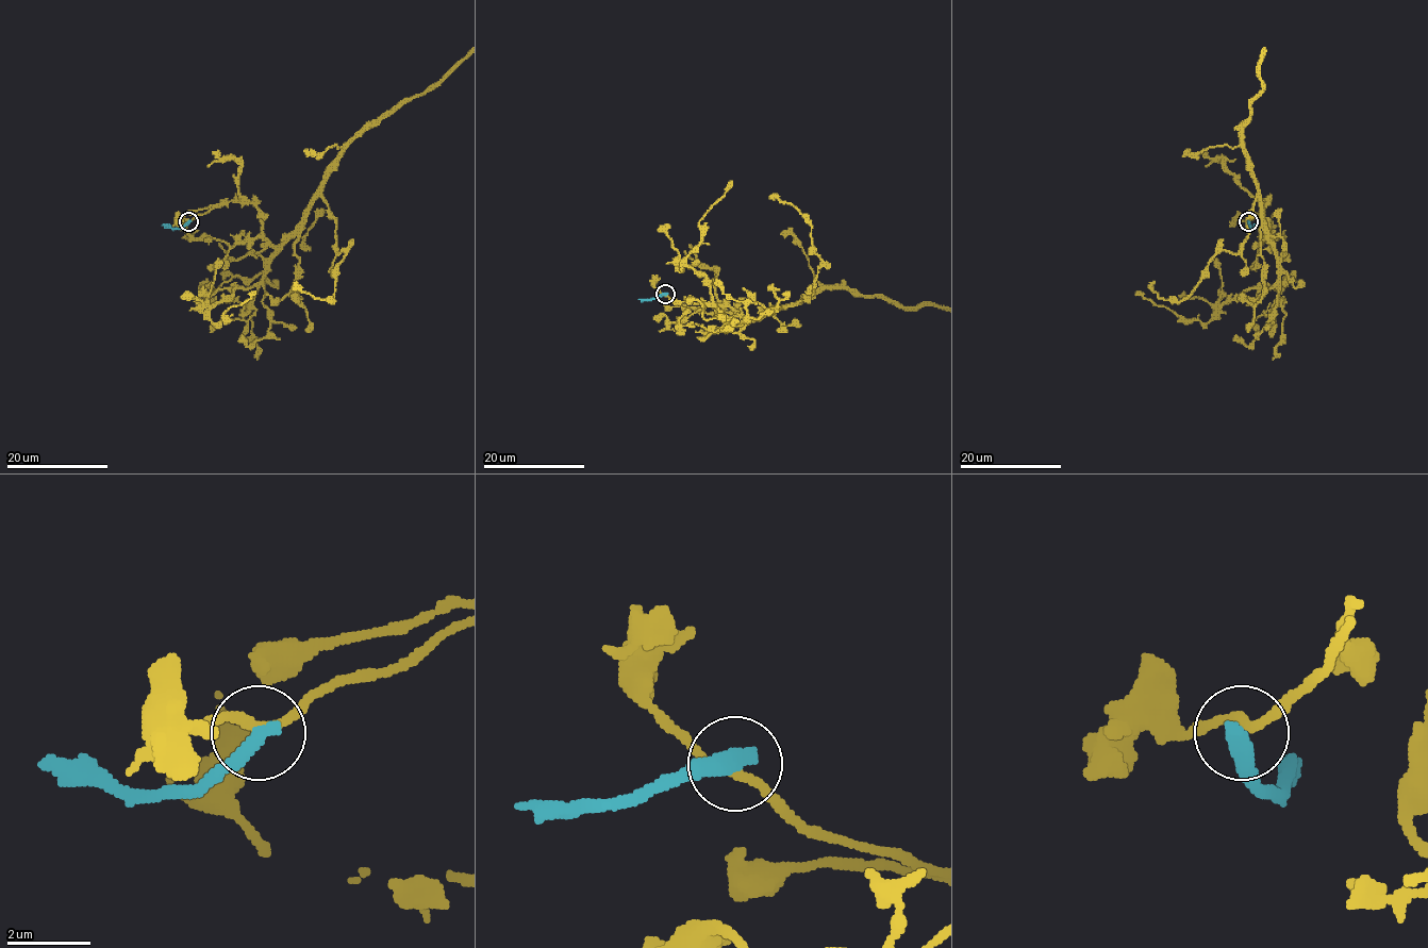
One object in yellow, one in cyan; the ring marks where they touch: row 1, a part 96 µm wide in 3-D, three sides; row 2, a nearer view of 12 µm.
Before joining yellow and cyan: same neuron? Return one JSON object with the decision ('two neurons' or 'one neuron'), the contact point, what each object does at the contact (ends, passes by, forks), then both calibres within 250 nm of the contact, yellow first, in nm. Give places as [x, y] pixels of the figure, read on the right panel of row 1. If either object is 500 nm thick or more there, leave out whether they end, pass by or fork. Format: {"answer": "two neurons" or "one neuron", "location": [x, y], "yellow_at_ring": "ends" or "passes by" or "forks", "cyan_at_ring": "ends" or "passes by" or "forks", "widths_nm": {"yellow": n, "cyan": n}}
{"answer": "two neurons", "location": [1248, 221], "yellow_at_ring": "passes by", "cyan_at_ring": "ends", "widths_nm": {"yellow": 220, "cyan": 440}}

